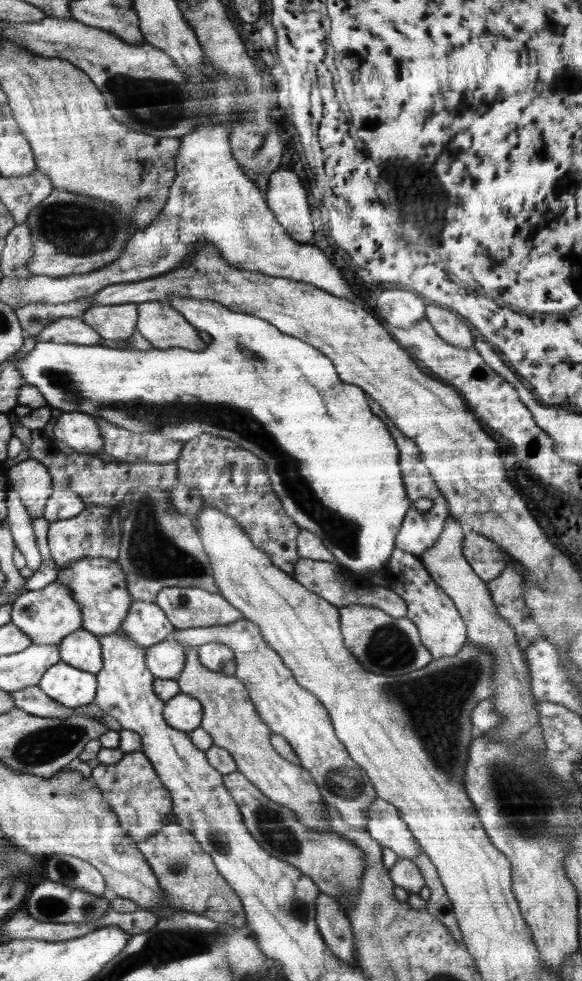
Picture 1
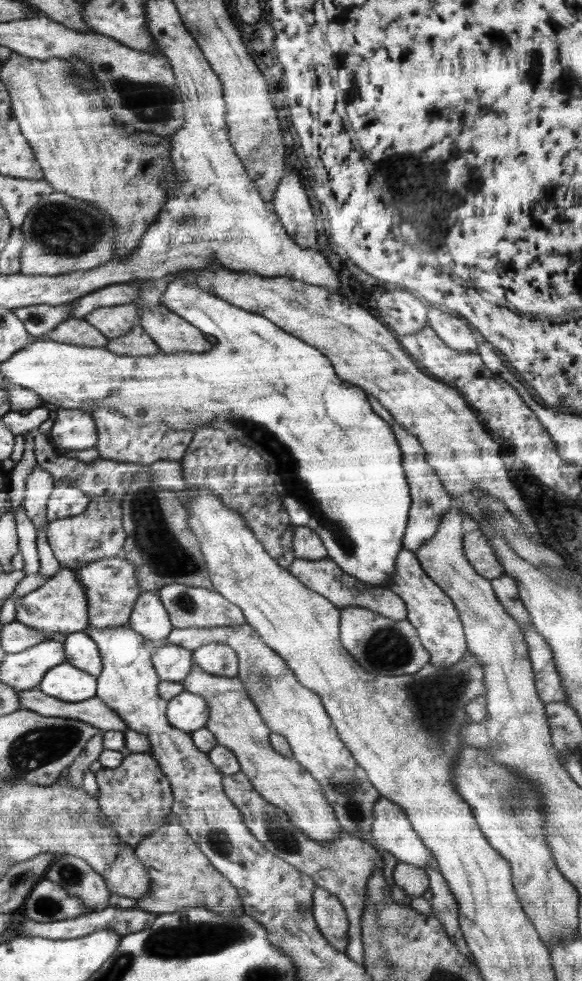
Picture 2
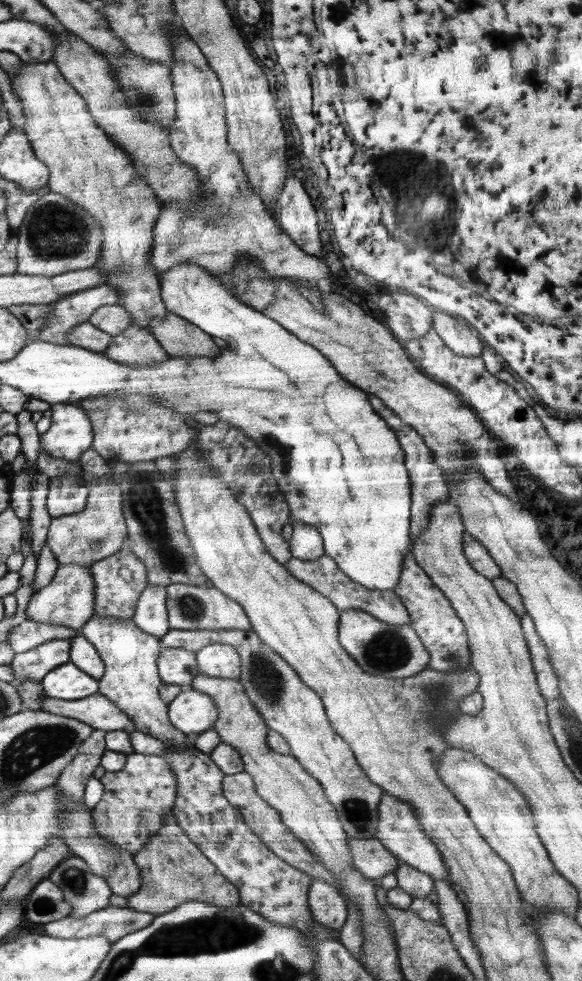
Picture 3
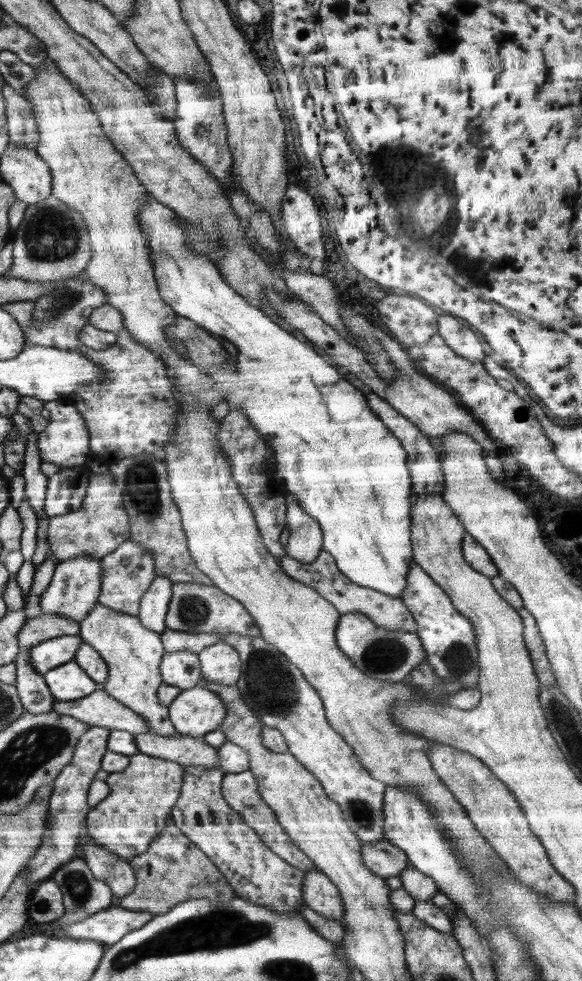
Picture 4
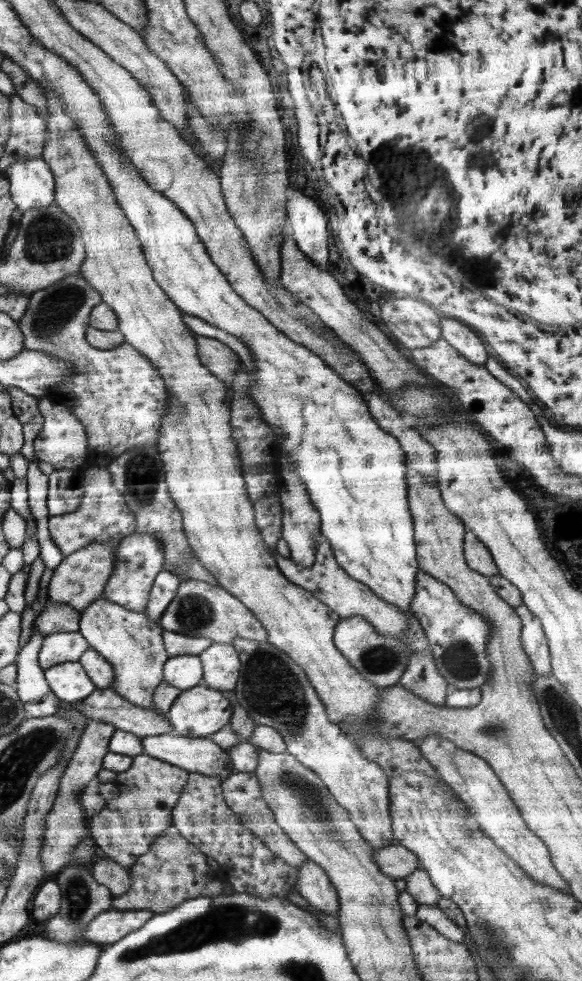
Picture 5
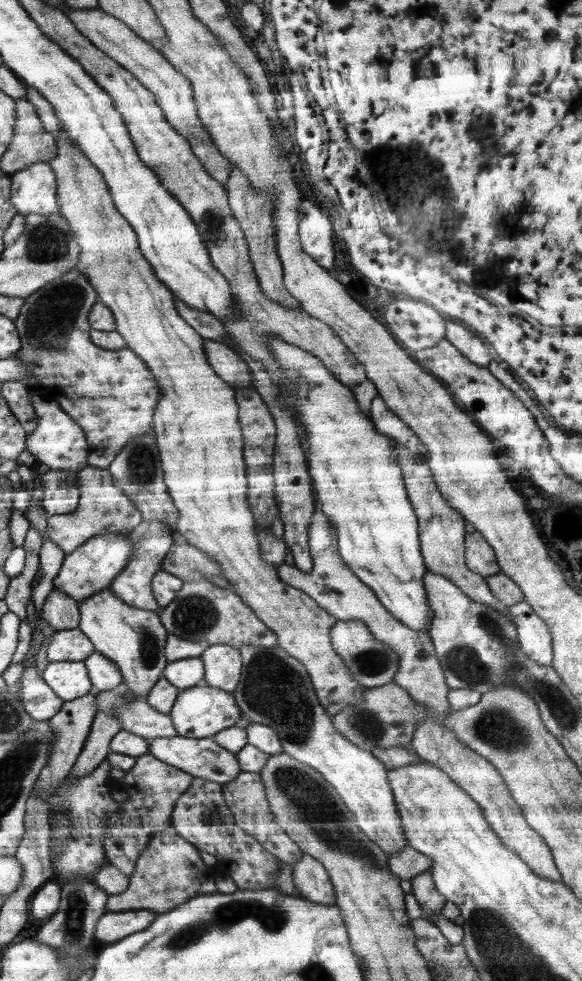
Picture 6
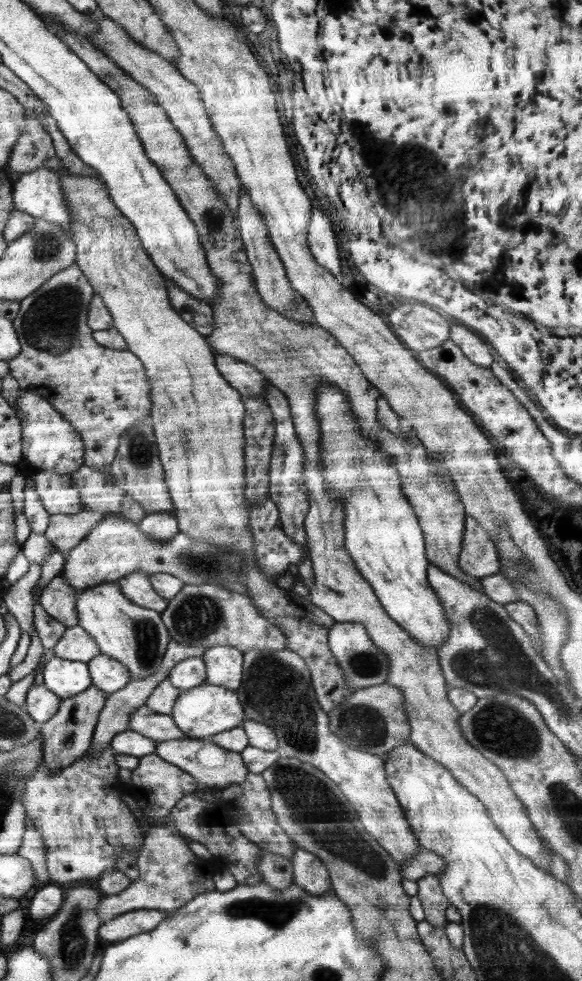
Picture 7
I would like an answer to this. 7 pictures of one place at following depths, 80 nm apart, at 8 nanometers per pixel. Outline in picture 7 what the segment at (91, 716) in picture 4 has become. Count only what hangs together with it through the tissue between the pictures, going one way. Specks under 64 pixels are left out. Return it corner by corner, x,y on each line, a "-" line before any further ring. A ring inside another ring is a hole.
145,705
134,711
134,716
130,718
128,725
128,729
137,731
144,737
156,742
190,738
176,727
172,716
154,712

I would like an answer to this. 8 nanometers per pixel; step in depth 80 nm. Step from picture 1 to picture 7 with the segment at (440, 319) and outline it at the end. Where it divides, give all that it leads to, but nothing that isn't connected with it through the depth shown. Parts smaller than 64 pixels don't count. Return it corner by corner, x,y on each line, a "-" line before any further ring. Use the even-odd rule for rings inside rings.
452,324
449,339
460,347
468,360
482,368
490,368
490,364
496,358
496,352
492,350
492,346
485,339
480,340
476,334
472,334
464,326

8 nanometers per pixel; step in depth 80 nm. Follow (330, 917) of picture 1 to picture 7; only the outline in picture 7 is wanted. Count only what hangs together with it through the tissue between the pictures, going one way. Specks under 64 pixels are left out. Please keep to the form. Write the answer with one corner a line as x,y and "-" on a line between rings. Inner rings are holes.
298,848
292,855
294,882
312,896
320,896
333,890
327,866
314,854

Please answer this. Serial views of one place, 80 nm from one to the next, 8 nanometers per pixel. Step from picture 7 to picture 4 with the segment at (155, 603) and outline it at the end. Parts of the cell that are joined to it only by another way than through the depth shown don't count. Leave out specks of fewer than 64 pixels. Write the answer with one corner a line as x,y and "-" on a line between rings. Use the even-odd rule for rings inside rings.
129,539
123,542
114,553
107,554
106,557
100,559
103,565
103,576
99,604
118,610
122,614
137,615
139,613
144,593
156,578
155,558
149,552
150,550
140,546
139,542

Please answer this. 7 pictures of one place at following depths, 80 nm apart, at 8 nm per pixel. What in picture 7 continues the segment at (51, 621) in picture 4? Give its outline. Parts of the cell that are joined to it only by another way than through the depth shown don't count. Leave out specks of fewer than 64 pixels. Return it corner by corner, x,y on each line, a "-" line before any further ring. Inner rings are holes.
63,570
43,588
39,603
44,610
66,627
78,624
76,603
77,591
63,579

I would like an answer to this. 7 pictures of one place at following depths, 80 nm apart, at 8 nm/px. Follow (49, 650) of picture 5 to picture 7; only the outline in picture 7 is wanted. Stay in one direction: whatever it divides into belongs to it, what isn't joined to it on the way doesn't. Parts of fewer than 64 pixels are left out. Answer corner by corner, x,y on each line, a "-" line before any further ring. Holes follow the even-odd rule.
78,625
67,627
53,650
58,658
85,663
102,653
95,638

